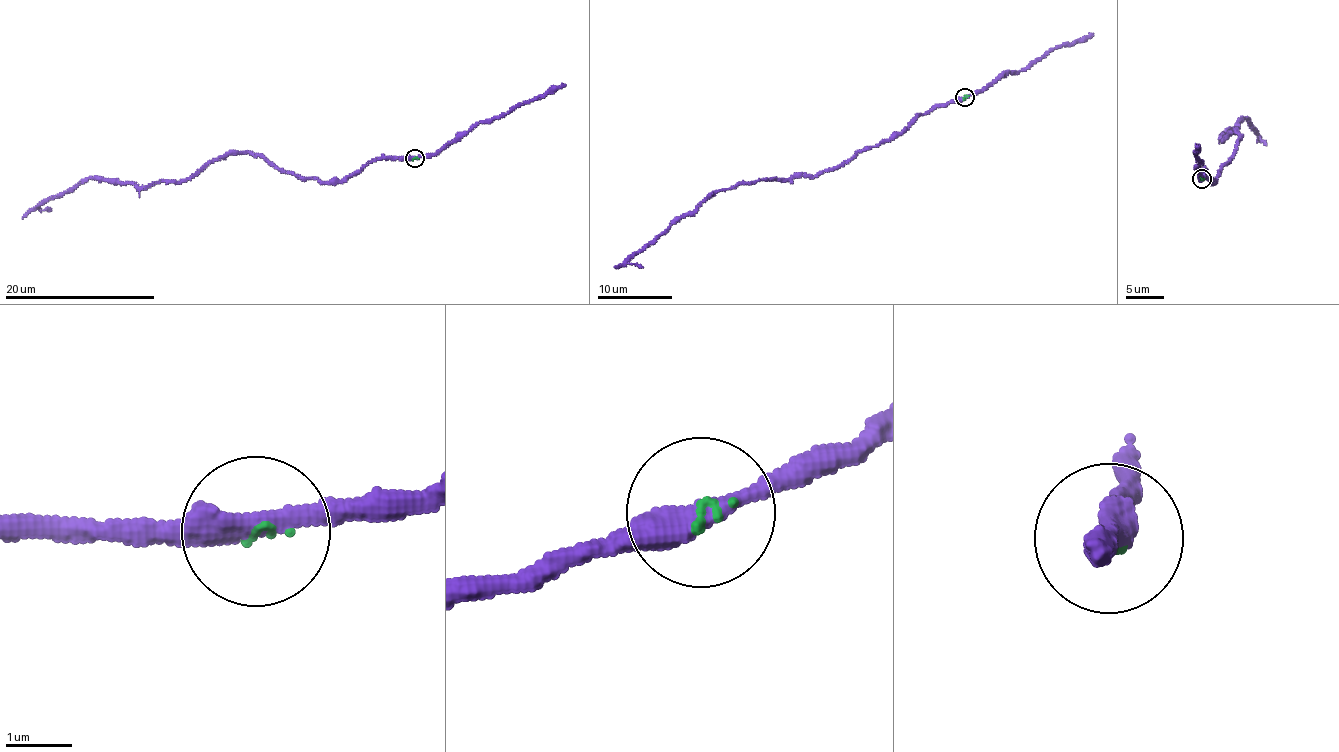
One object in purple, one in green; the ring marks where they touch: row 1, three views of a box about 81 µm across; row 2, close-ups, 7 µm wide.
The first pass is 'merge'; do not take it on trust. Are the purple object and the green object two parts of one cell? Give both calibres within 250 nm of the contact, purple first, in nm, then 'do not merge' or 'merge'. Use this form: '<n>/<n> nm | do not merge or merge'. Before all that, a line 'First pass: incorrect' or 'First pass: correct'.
First pass: correct
360/70 nm | merge

